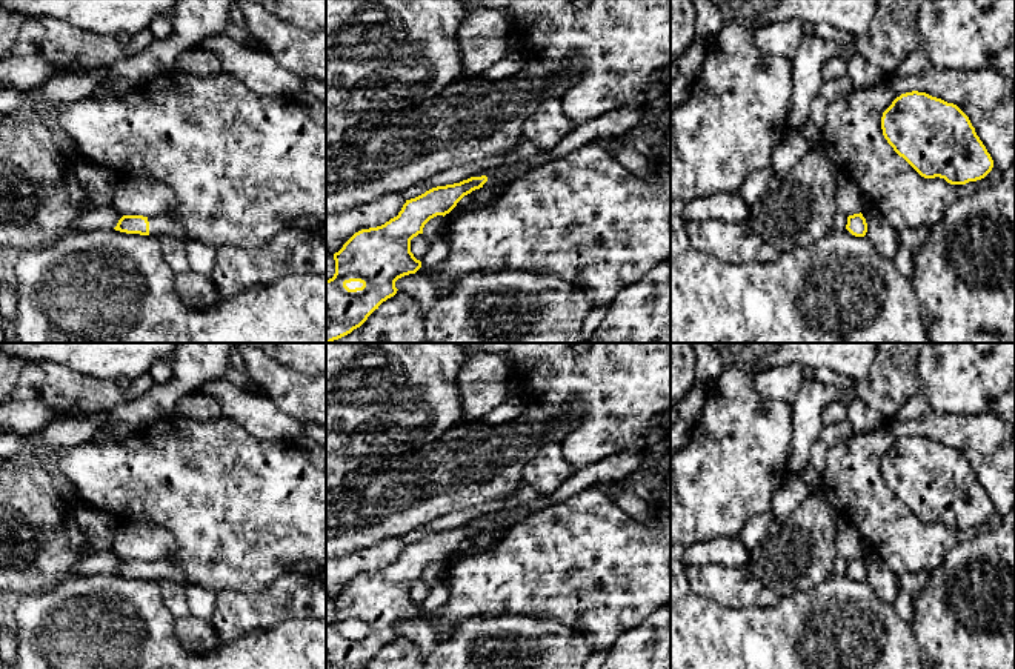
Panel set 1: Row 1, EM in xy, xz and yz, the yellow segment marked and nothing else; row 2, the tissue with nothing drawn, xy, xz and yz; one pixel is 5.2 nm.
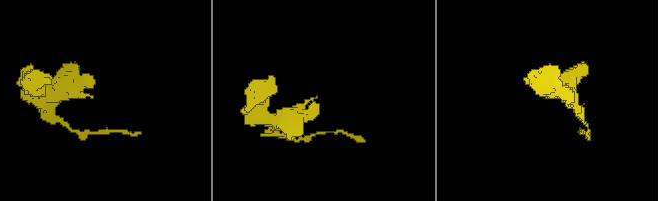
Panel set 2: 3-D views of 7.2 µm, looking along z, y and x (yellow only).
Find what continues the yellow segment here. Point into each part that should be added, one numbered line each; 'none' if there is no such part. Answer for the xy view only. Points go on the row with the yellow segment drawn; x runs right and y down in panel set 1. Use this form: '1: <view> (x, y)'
1: xy (159, 225)

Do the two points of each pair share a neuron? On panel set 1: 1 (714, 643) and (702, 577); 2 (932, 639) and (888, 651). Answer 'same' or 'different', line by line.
1: different
2: different

